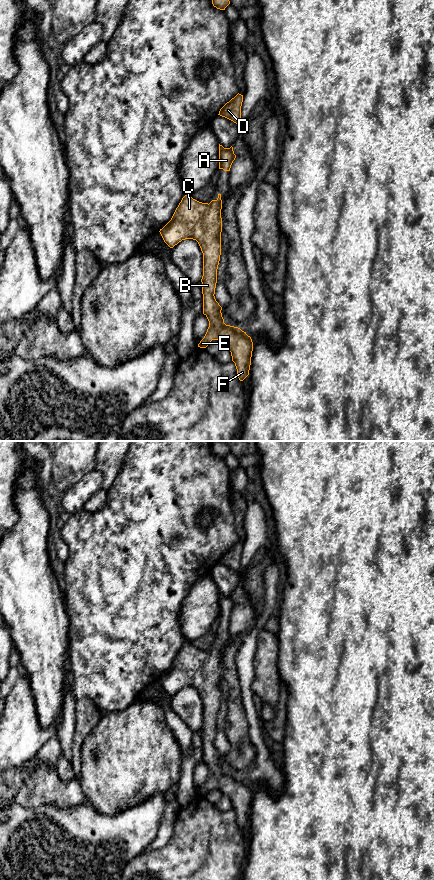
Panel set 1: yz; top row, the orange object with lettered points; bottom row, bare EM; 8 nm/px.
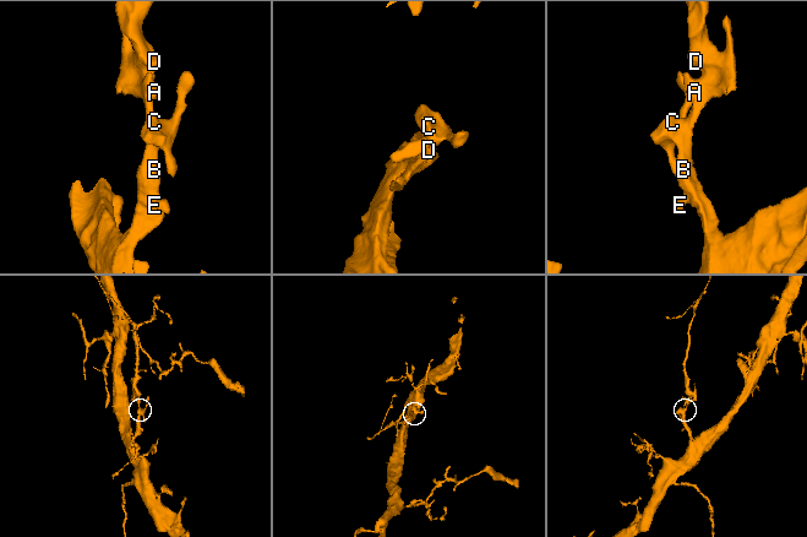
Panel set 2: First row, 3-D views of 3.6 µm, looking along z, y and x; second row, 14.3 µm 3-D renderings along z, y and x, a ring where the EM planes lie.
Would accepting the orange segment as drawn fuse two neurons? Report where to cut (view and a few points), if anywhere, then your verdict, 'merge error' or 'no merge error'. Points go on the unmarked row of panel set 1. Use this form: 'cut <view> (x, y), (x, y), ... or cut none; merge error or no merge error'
cut none; no merge error

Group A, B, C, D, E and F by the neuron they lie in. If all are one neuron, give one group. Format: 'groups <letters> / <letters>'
groups A B C D E F

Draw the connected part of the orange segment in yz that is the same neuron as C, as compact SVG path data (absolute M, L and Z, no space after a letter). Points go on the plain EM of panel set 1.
M221 642L209 652L185 643L171 668L159 680L170 696L185 687L198 690L203 701L203 762L209 769L207 780L198 795L206 796L212 788L218 788L222 795L231 800L238 826L243 829L249 823L252 787L240 776L224 771L222 755L214 744L221 703L221 657Z

